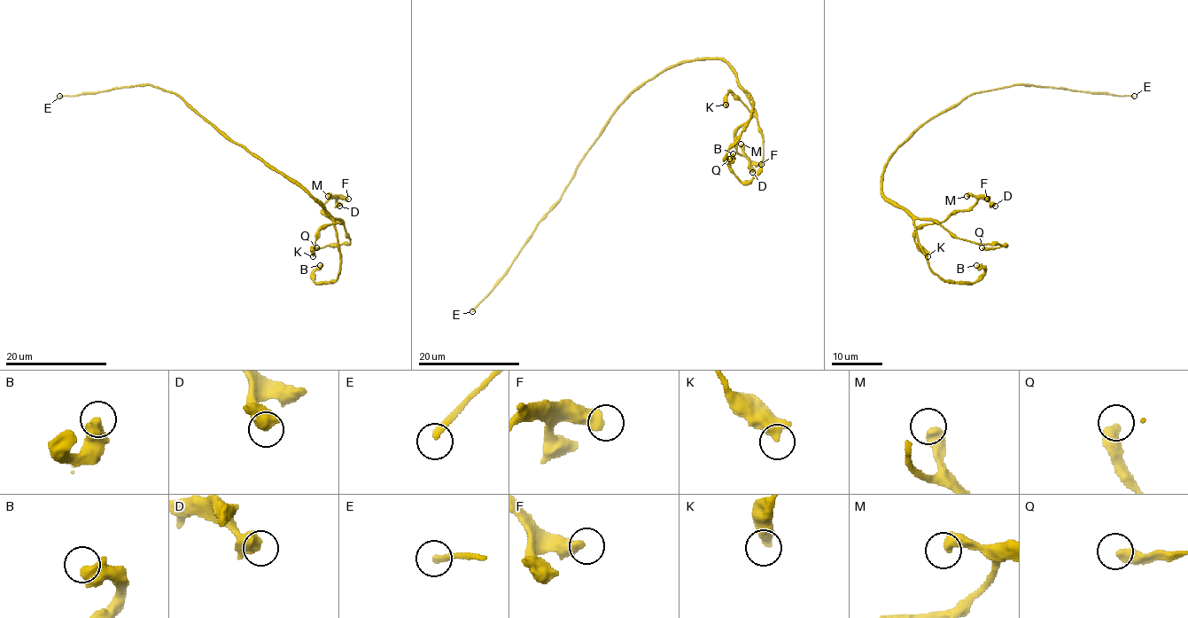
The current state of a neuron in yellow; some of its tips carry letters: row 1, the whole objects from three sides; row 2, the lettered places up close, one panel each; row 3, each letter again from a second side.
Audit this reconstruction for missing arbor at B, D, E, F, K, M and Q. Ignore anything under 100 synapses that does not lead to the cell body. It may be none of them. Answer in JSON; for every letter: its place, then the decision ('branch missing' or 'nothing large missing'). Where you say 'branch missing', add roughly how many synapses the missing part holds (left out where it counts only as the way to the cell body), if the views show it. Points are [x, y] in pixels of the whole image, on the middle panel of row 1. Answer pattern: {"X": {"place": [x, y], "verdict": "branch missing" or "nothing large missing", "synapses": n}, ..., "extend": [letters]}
{"B": {"place": [733, 153], "verdict": "nothing large missing"}, "D": {"place": [752, 172], "verdict": "nothing large missing"}, "E": {"place": [472, 311], "verdict": "branch missing", "synapses": 250}, "F": {"place": [761, 164], "verdict": "nothing large missing"}, "K": {"place": [726, 105], "verdict": "nothing large missing"}, "M": {"place": [741, 144], "verdict": "nothing large missing"}, "Q": {"place": [729, 159], "verdict": "nothing large missing"}, "extend": ["E"]}

